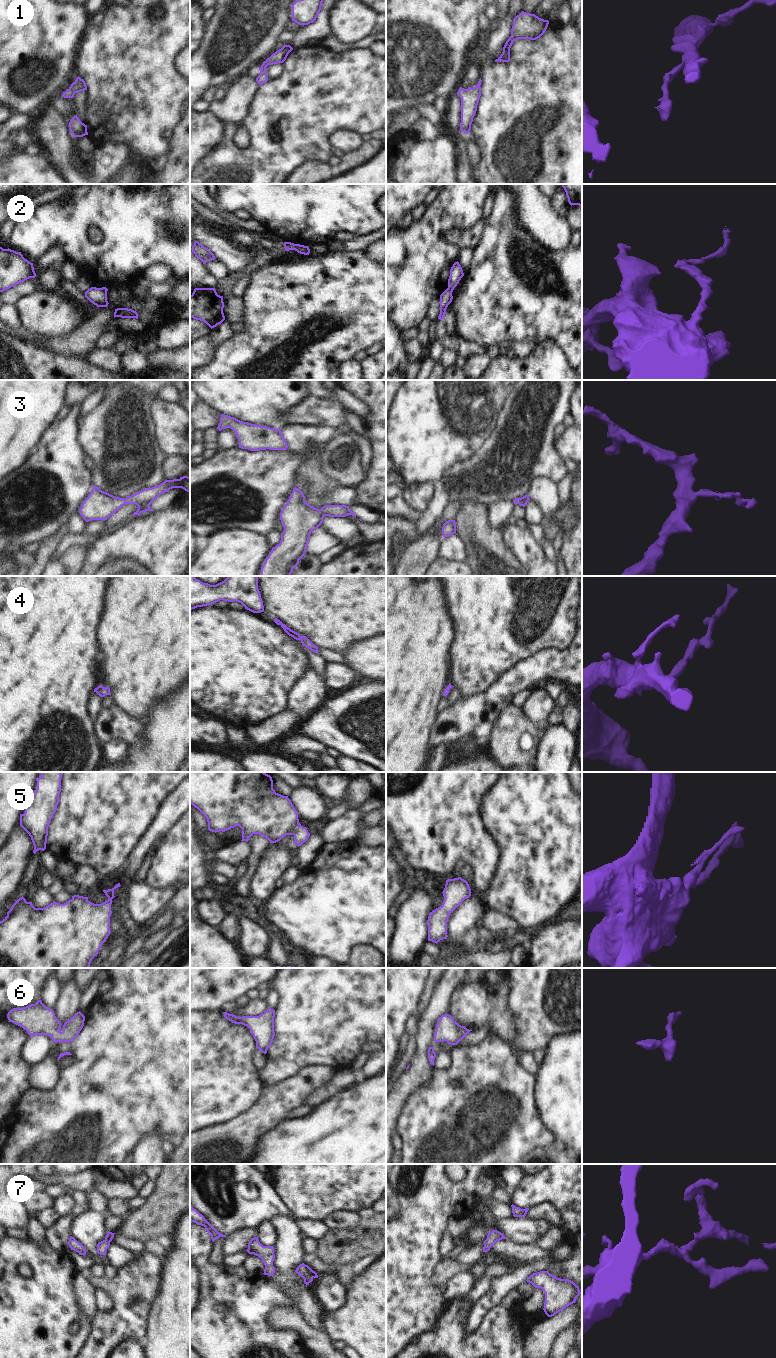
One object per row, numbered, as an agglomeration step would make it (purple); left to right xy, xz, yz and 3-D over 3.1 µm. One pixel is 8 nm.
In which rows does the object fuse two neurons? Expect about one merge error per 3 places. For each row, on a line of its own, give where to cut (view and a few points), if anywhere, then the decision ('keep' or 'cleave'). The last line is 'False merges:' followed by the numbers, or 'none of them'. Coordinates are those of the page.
1: no cut; keep
2: cut in xz along (299, 244), (294, 249); cleave
3: no cut; keep
4: no cut; keep
5: no cut; keep
6: no cut; keep
7: no cut; keep
False merges: 2

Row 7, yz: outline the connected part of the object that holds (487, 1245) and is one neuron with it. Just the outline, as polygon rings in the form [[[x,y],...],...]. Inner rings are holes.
[[[492,1230],[491,1232],[488,1233],[486,1240],[484,1241],[484,1247],[483,1247],[483,1252],[487,1252],[490,1250],[492,1246],[497,1241],[500,1241],[502,1239],[507,1239],[501,1232],[497,1230]]]

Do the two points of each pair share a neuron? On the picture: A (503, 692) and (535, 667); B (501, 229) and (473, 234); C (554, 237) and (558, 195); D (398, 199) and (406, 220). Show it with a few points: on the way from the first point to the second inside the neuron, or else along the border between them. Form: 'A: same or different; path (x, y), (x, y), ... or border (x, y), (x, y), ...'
A: same; path (511, 684), (513, 682), (521, 682), (528, 675)
B: different; border (487, 219), (482, 237), (474, 248)
C: different; border (549, 198), (553, 208), (565, 216)
D: different; border (410, 211), (398, 221), (396, 226)

